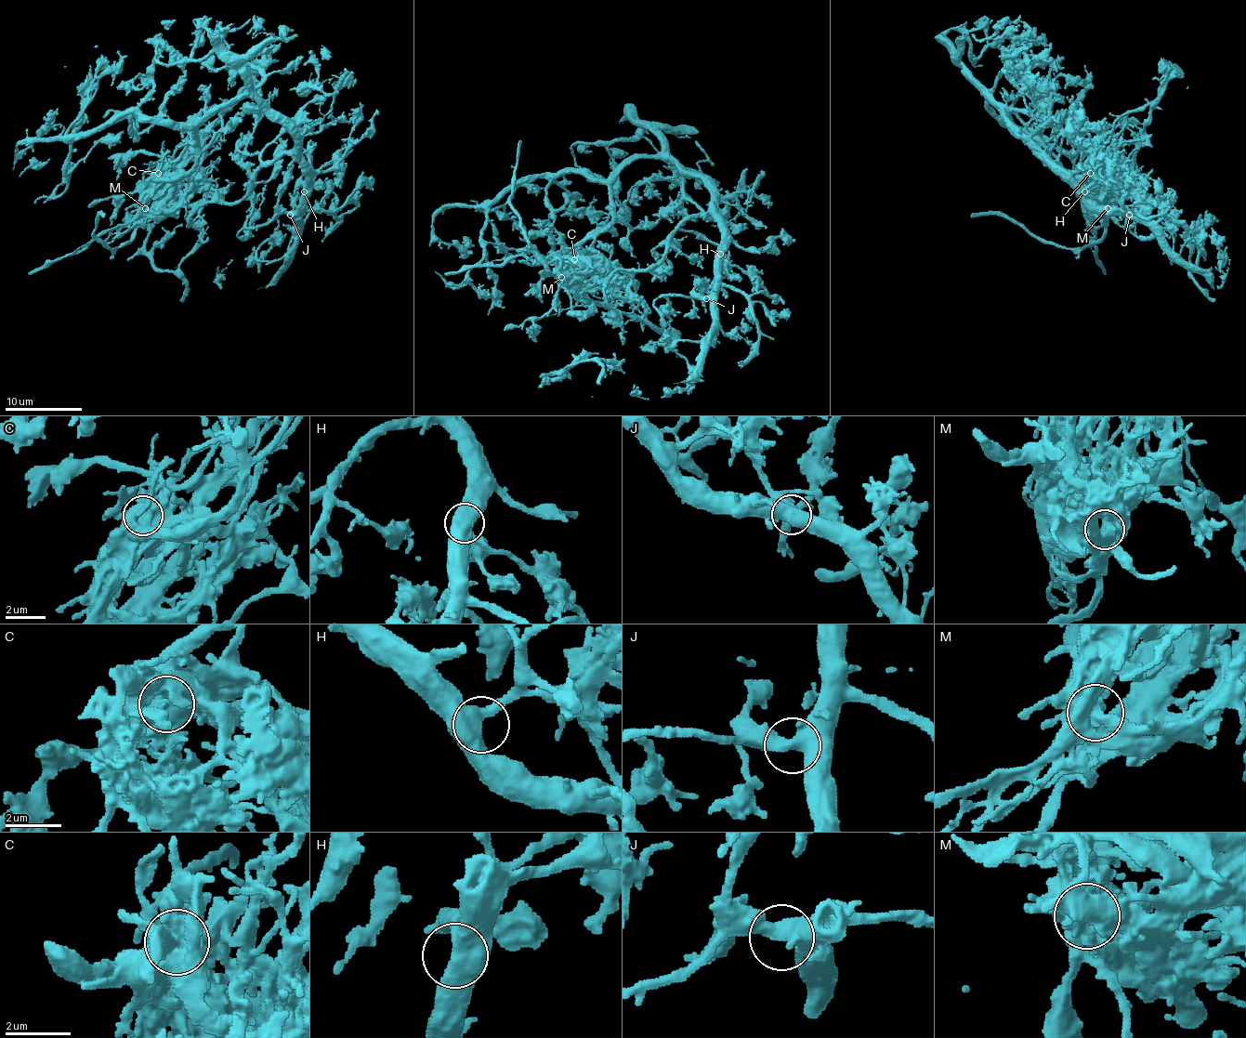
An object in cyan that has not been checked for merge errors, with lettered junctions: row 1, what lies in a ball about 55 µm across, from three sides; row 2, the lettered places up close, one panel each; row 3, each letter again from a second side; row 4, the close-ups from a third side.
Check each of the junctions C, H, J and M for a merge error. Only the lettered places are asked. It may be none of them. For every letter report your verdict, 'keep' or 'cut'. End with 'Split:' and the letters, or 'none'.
C: cut
H: keep
J: keep
M: cut
Split: C, M

